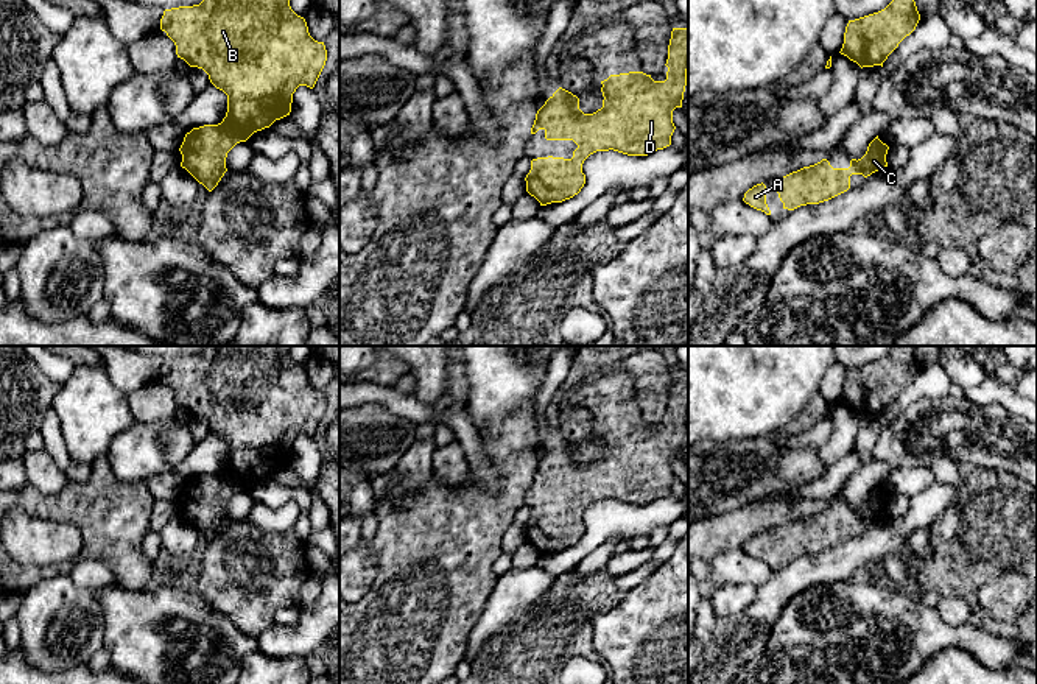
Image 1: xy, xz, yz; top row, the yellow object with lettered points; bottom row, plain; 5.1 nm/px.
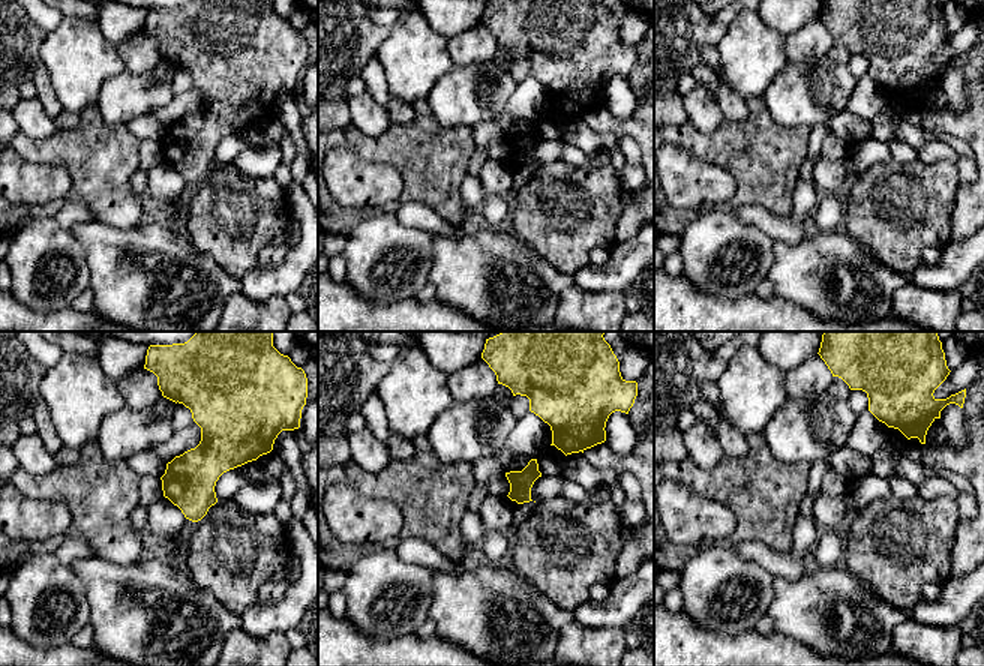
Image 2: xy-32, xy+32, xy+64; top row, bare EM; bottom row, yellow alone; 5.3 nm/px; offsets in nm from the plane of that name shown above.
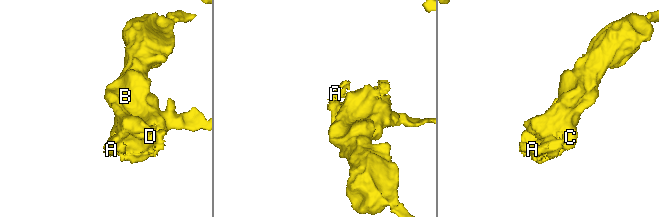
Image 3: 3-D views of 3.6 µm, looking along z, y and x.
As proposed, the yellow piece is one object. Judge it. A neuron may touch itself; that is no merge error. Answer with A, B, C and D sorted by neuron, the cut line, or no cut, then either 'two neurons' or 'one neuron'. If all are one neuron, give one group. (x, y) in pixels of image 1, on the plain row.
groups A B C D; cut none; one neuron

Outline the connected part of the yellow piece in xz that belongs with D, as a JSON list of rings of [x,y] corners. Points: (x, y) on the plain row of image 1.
[[[673,377],[665,414],[665,430],[654,430],[643,421],[610,424],[601,430],[603,457],[593,463],[584,463],[579,447],[562,436],[545,450],[531,483],[543,478],[547,489],[573,489],[578,497],[571,508],[548,505],[531,509],[526,541],[540,555],[578,544],[585,533],[582,513],[596,500],[648,505],[671,494],[673,460],[682,457],[687,435],[687,377]]]

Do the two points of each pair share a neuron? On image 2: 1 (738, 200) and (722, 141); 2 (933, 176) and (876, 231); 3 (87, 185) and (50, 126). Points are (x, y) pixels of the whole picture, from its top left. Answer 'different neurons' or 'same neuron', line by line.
1: same neuron
2: same neuron
3: different neurons

